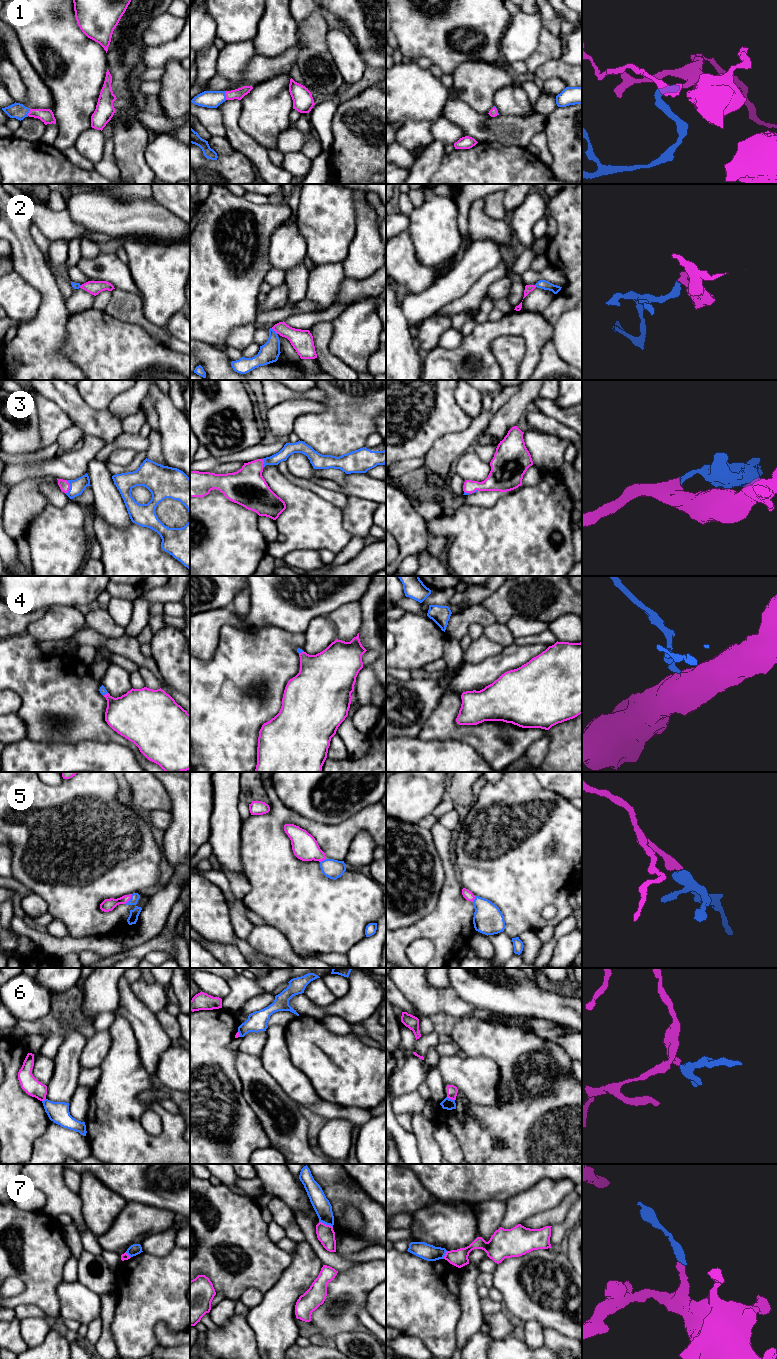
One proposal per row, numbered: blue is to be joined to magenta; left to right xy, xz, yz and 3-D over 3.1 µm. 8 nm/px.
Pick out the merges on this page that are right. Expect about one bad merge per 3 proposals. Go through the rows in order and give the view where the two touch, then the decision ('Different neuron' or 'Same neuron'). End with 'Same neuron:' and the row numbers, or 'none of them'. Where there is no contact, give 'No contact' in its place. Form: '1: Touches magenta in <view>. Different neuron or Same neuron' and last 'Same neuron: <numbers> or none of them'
1: Touches magenta in xz. Same neuron
2: Touches magenta in xz. Different neuron
3: Touches magenta in xy. Same neuron
4: Touches magenta in xy. Same neuron
5: Touches magenta in xy. Same neuron
6: Touches magenta in yz. Different neuron
7: Touches magenta in xz. Different neuron
Same neuron: 1, 3, 4, 5

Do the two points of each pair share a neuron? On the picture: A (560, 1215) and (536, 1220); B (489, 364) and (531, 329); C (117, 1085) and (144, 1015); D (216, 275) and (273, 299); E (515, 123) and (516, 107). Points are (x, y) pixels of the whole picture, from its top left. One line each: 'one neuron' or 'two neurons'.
A: one neuron
B: one neuron
C: two neurons
D: two neurons
E: two neurons

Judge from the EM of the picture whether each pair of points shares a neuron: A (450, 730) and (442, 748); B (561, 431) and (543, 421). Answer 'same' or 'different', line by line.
A: different
B: same

